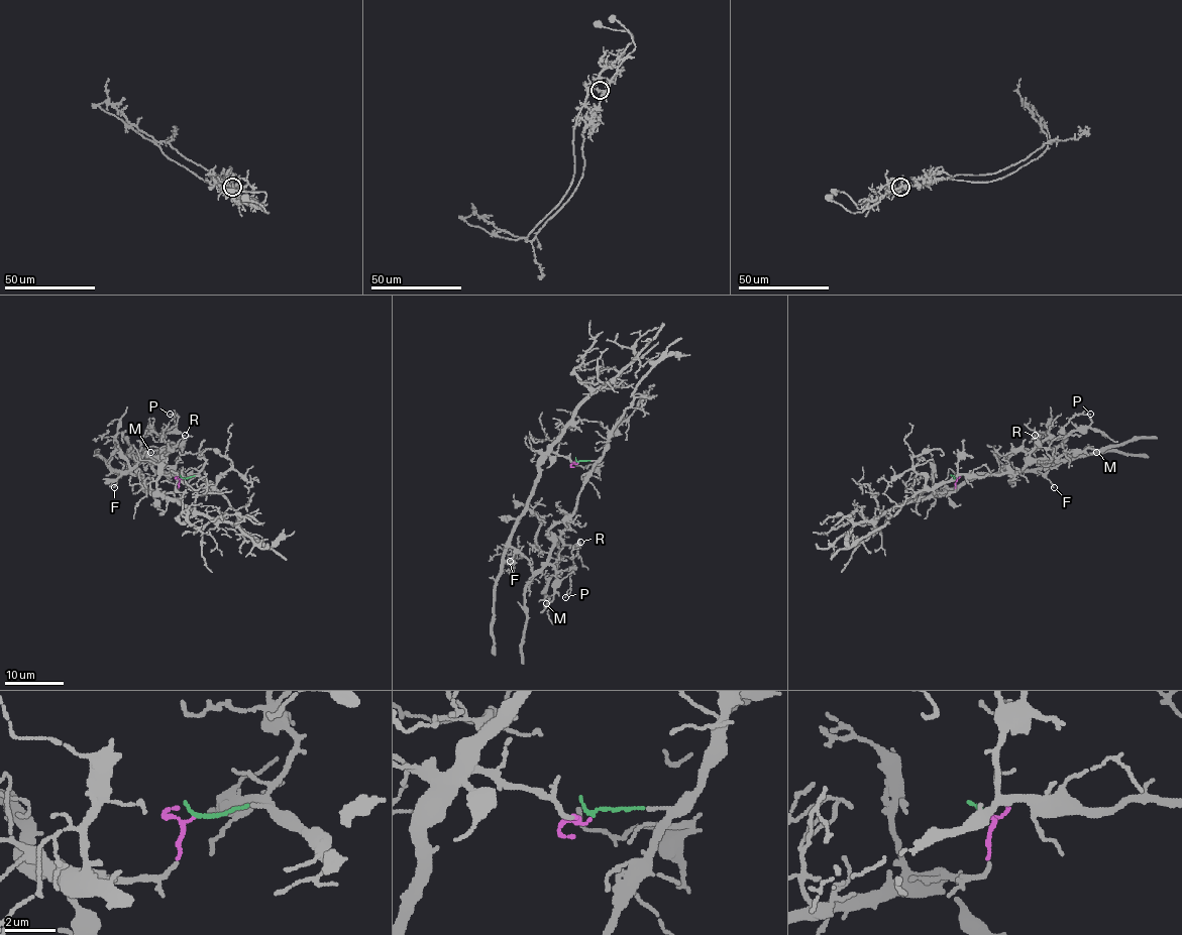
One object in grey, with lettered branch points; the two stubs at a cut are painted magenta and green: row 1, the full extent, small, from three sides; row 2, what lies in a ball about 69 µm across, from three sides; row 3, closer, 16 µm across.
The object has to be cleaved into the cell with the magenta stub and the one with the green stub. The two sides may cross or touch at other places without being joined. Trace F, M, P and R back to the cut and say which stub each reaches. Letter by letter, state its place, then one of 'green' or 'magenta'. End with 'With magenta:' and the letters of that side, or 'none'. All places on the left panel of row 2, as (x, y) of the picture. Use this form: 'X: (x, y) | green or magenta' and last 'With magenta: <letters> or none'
F: (114, 487) | magenta
M: (150, 452) | green
P: (170, 414) | green
R: (185, 435) | green
With magenta: F

